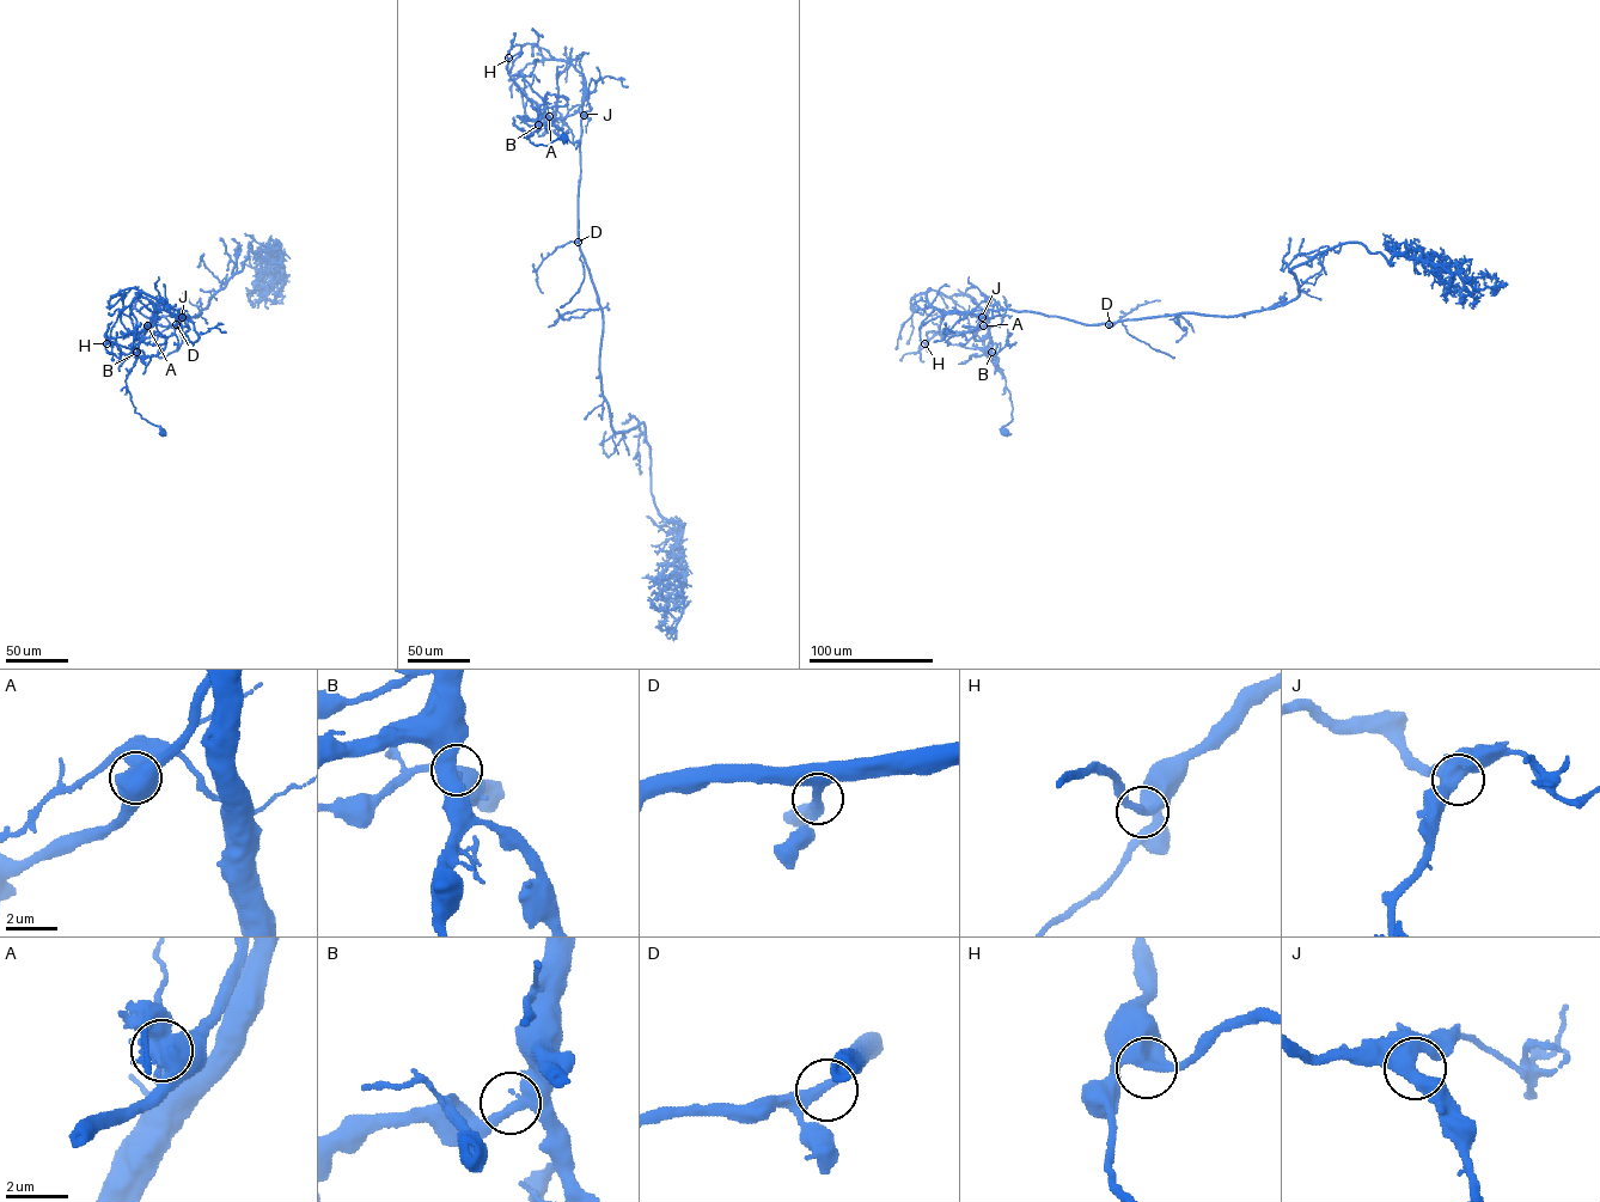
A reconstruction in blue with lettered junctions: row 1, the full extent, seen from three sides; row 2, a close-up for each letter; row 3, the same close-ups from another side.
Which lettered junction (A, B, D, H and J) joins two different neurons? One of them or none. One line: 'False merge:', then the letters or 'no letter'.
False merge: A

